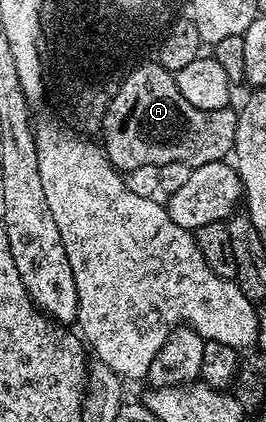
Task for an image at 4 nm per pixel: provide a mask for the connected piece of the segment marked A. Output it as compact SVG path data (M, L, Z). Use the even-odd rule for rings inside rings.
M139 63L134 68L127 73L130 80L123 81L123 92L112 105L111 115L107 118L107 138L101 142L116 169L126 171L165 163L185 163L194 167L232 156L239 118L234 108L205 111L205 115L189 111L189 99L177 91L172 70L158 63ZM179 119L181 131L199 137L175 137L179 135Z

